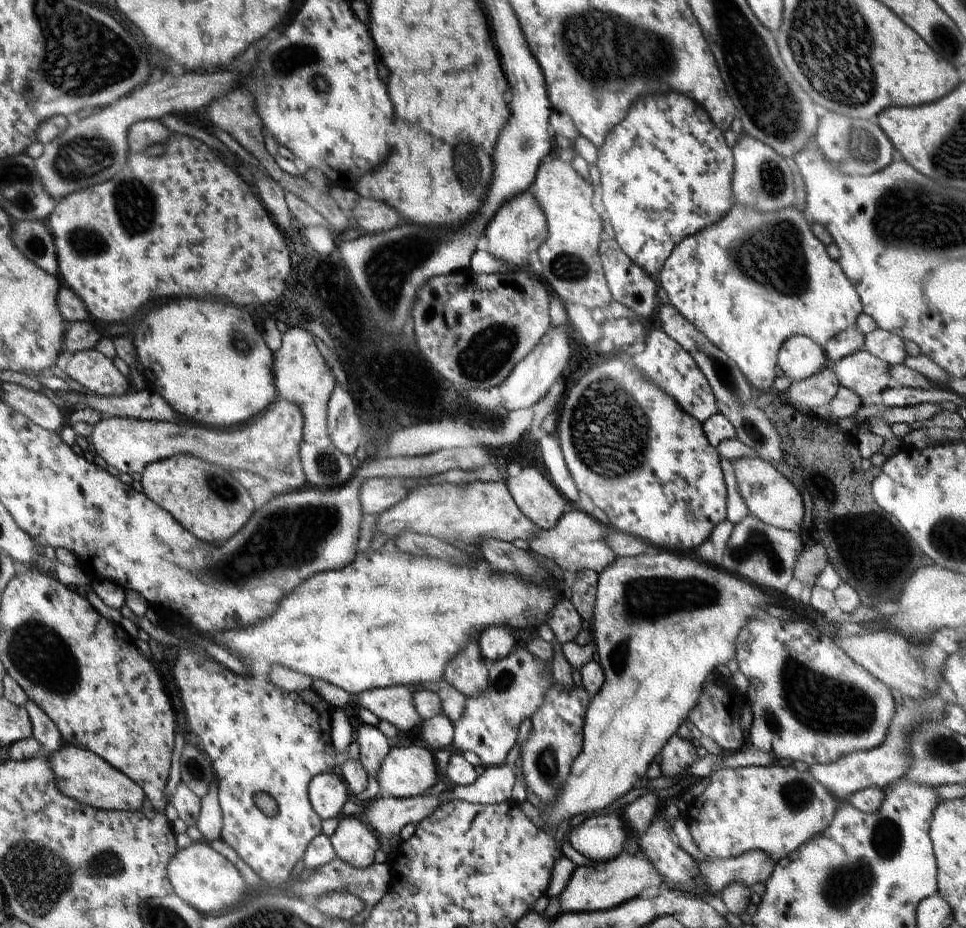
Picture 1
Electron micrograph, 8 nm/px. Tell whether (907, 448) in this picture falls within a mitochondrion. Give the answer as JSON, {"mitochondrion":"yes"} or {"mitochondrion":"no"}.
{"mitochondrion":"no"}

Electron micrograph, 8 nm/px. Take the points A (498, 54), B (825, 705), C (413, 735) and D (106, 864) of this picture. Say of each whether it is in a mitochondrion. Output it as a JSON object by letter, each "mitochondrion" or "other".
{"A":"other","B":"mitochondrion","C":"other","D":"mitochondrion"}

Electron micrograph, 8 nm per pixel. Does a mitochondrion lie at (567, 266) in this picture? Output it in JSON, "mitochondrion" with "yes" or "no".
{"mitochondrion":"yes"}

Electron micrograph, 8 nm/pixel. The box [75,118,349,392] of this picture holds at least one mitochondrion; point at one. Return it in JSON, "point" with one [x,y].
{"point":[133,196]}

